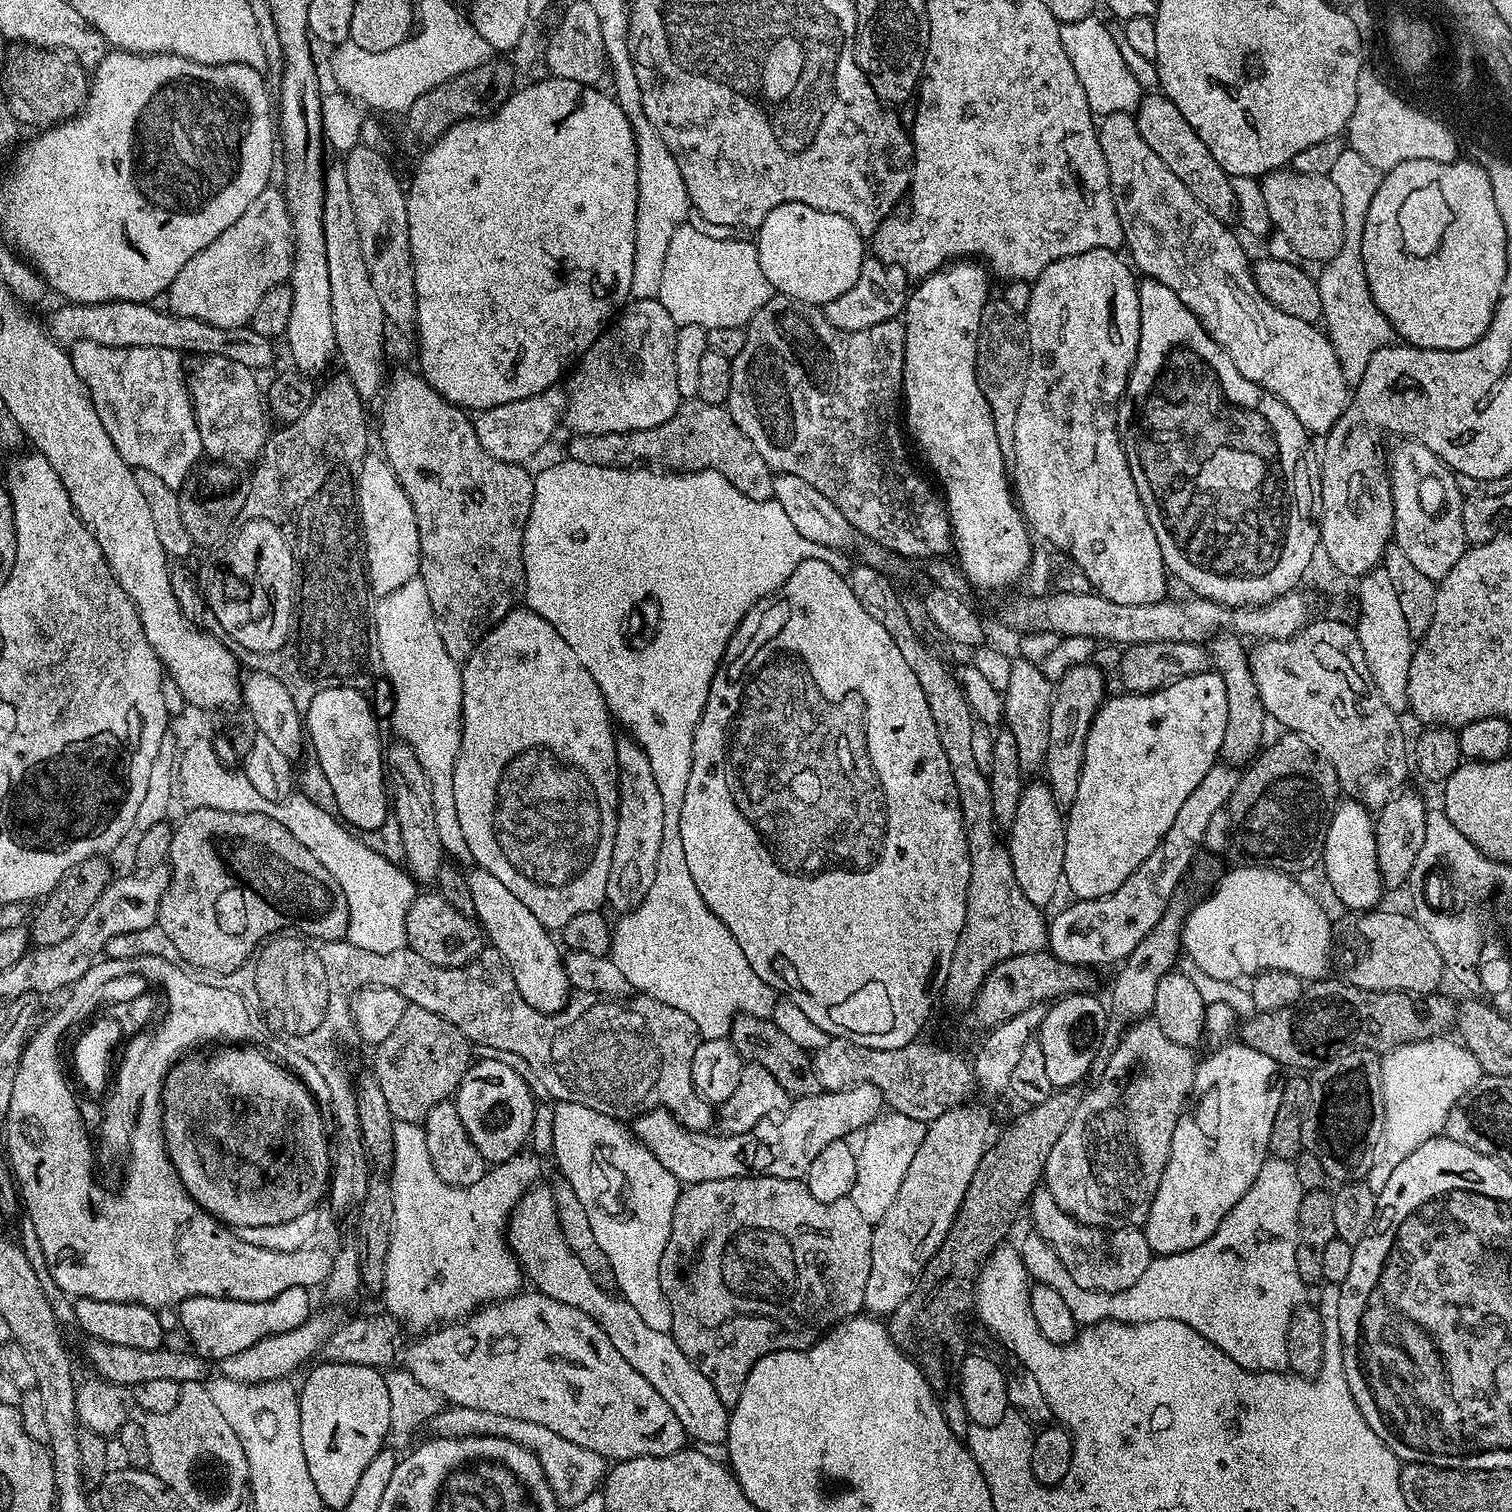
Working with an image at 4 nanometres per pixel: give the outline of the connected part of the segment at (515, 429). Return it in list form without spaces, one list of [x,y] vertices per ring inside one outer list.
[[[553,386],[530,398],[488,408],[475,417],[476,437],[478,442],[482,442],[482,450],[486,450],[486,454],[494,454],[494,458],[502,462],[524,464],[535,452],[542,451],[548,439],[555,434],[556,427],[561,427],[567,404],[567,391],[563,387]]]

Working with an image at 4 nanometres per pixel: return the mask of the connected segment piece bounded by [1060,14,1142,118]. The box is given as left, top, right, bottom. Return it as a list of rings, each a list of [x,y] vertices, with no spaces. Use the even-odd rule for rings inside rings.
[[[1093,14],[1078,22],[1061,24],[1060,33],[1062,46],[1066,46],[1066,58],[1070,58],[1070,66],[1074,66],[1074,74],[1078,74],[1082,90],[1086,90],[1086,102],[1097,117],[1103,118],[1115,112],[1135,113],[1142,99],[1138,78],[1130,74],[1130,66],[1126,66],[1122,50],[1118,50],[1114,32],[1098,17]]]

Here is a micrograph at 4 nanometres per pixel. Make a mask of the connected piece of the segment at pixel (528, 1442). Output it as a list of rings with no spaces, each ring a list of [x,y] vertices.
[[[444,1406],[432,1415],[426,1428],[432,1436],[494,1436],[513,1440],[530,1449],[538,1458],[550,1486],[556,1491],[556,1501],[564,1510],[597,1495],[606,1475],[605,1457],[594,1454],[594,1450],[586,1450],[586,1446],[578,1446],[578,1442],[570,1442],[570,1438],[562,1438],[562,1434],[554,1434],[554,1430],[546,1430],[546,1426],[538,1426],[538,1422],[506,1418],[506,1414],[490,1414],[488,1410],[470,1406]]]

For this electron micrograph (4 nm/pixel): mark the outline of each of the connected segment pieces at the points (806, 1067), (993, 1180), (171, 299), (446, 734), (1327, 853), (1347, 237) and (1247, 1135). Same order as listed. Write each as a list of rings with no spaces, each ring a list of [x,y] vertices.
[[[743,1014],[735,1016],[732,1020],[730,1039],[744,1061],[770,1070],[770,1074],[778,1078],[778,1086],[782,1086],[782,1090],[786,1090],[789,1097],[813,1096],[822,1090],[816,1073],[812,1071],[809,1049],[797,1046],[787,1034],[782,1034],[782,1030],[774,1026],[772,1019]]]
[[[1073,1086],[1053,1091],[1046,1102],[1038,1102],[1023,1109],[1021,1116],[1016,1116],[1008,1124],[1008,1129],[1000,1137],[993,1139],[984,1150],[984,1156],[978,1162],[978,1170],[974,1170],[974,1178],[970,1178],[970,1186],[966,1186],[966,1194],[960,1203],[958,1214],[952,1220],[948,1236],[940,1249],[928,1260],[927,1266],[920,1272],[914,1290],[887,1317],[888,1336],[902,1351],[922,1370],[926,1382],[931,1386],[940,1401],[940,1409],[946,1418],[946,1426],[958,1437],[967,1437],[970,1421],[966,1414],[966,1406],[960,1393],[959,1371],[965,1356],[969,1355],[968,1336],[964,1333],[964,1323],[968,1320],[968,1312],[973,1311],[976,1294],[976,1279],[985,1260],[992,1255],[995,1248],[1001,1247],[1020,1212],[1020,1203],[1031,1201],[1032,1193],[1044,1179],[1046,1158],[1050,1158],[1050,1150],[1054,1150],[1054,1142],[1066,1130],[1074,1110],[1078,1110],[1082,1092]]]
[[[270,186],[246,206],[246,214],[234,222],[206,250],[198,250],[182,270],[178,270],[178,278],[168,287],[166,293],[167,307],[176,316],[198,318],[202,322],[210,322],[210,326],[223,328],[242,328],[251,321],[258,302],[262,302],[262,294],[276,284],[285,283],[292,274],[292,262],[296,259],[296,239],[292,229],[292,219],[288,203],[279,187]]]
[[[419,575],[410,578],[410,582],[398,586],[398,590],[390,590],[390,594],[379,597],[372,612],[377,627],[377,640],[380,643],[382,672],[385,677],[388,675],[388,680],[392,683],[392,696],[396,699],[396,705],[392,708],[392,724],[400,735],[397,737],[413,748],[429,780],[434,802],[435,825],[438,826],[443,851],[453,861],[471,861],[472,855],[466,846],[466,834],[462,834],[458,810],[454,810],[454,766],[462,742],[461,665],[454,658],[450,658],[450,654],[446,654],[446,646],[442,646],[442,637],[438,635],[438,626],[434,622],[434,610],[430,606],[430,593],[426,590],[426,582],[422,582]]]
[[[1345,799],[1337,803],[1336,809],[1332,811],[1332,821],[1324,835],[1323,868],[1333,894],[1352,914],[1363,914],[1379,905],[1376,903],[1380,895],[1386,892],[1386,885],[1378,870],[1376,825],[1373,813],[1357,800]]]
[[[1345,150],[1338,158],[1331,177],[1334,186],[1338,186],[1338,194],[1342,194],[1344,237],[1338,254],[1321,267],[1324,269],[1320,276],[1318,272],[1315,281],[1318,294],[1322,294],[1322,324],[1328,341],[1338,354],[1346,382],[1355,386],[1362,382],[1362,374],[1366,374],[1370,358],[1374,358],[1378,350],[1387,348],[1394,340],[1390,322],[1384,317],[1382,310],[1378,310],[1370,294],[1370,286],[1366,282],[1366,266],[1362,262],[1362,230],[1366,226],[1366,214],[1370,214],[1370,202],[1374,202],[1374,194],[1378,194],[1382,172],[1381,169],[1370,166],[1370,162],[1362,158],[1362,154]]]
[[[1242,1042],[1235,1043],[1214,1049],[1196,1065],[1196,1105],[1194,1100],[1190,1111],[1181,1116],[1178,1126],[1174,1126],[1170,1158],[1162,1174],[1162,1182],[1158,1182],[1158,1194],[1154,1194],[1150,1214],[1142,1225],[1146,1242],[1157,1257],[1202,1246],[1202,1242],[1206,1242],[1206,1238],[1218,1230],[1222,1218],[1230,1214],[1238,1202],[1242,1202],[1242,1194],[1254,1186],[1258,1170],[1262,1170],[1264,1161],[1269,1159],[1270,1130],[1282,1098],[1282,1069],[1274,1062],[1274,1058],[1266,1058],[1266,1054],[1258,1054],[1258,1050]]]

